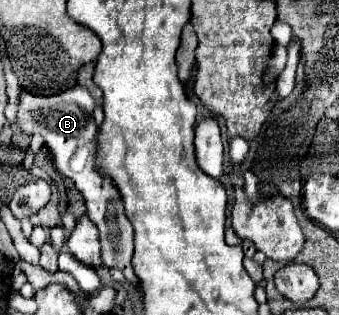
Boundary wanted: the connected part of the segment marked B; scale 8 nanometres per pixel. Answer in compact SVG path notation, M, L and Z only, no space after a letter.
M73 86L65 90L59 96L35 96L21 88L21 94L17 98L17 124L21 132L27 136L41 136L45 140L45 146L55 158L57 170L71 178L77 186L77 190L83 194L87 204L89 218L97 224L99 236L101 236L101 260L109 268L119 268L125 278L133 284L137 284L137 276L131 268L131 256L133 256L133 226L129 224L123 202L119 192L107 178L101 178L95 170L95 134L97 126L93 120L93 108L95 100L83 86Z

